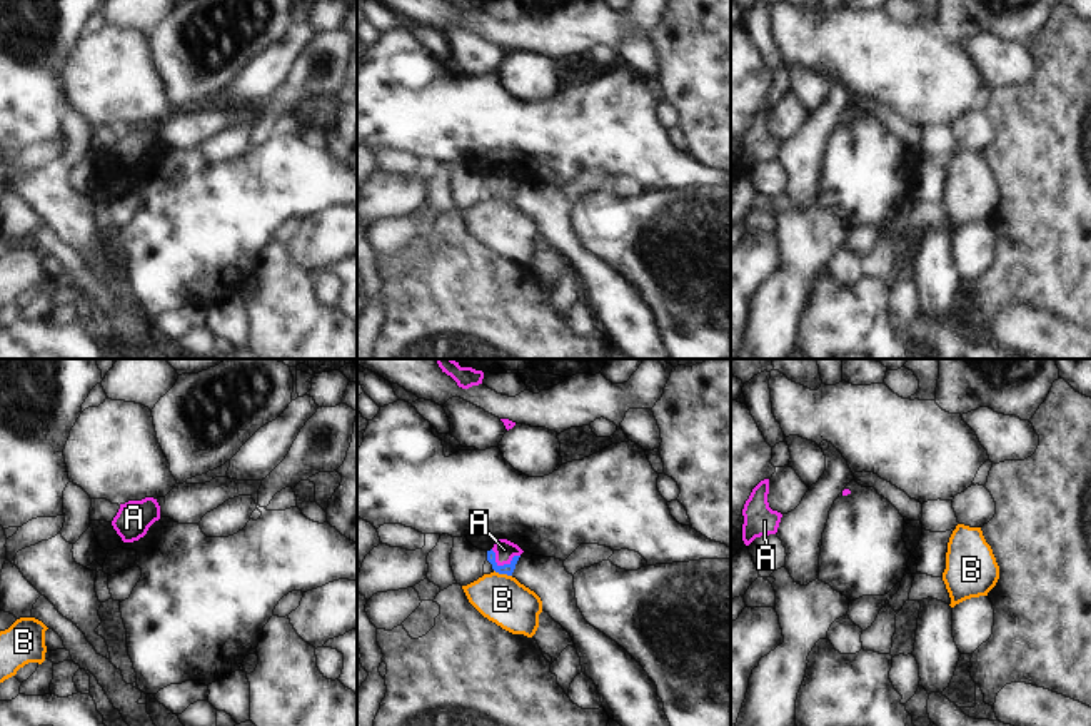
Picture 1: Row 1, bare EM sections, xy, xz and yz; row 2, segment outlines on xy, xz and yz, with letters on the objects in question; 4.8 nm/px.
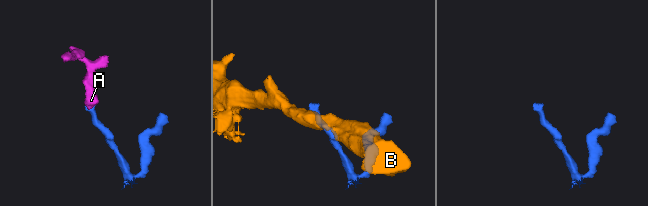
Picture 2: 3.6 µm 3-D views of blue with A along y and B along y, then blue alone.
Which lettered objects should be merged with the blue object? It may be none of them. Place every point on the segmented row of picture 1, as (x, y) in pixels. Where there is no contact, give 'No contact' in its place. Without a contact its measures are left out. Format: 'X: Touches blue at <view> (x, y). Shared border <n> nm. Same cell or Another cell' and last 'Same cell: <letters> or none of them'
A: Touches blue at xz (504, 564). Shared border 150 nm. Same cell
B: Touches blue at xz (502, 573). Shared border 90 nm. Another cell
Same cell: A.

